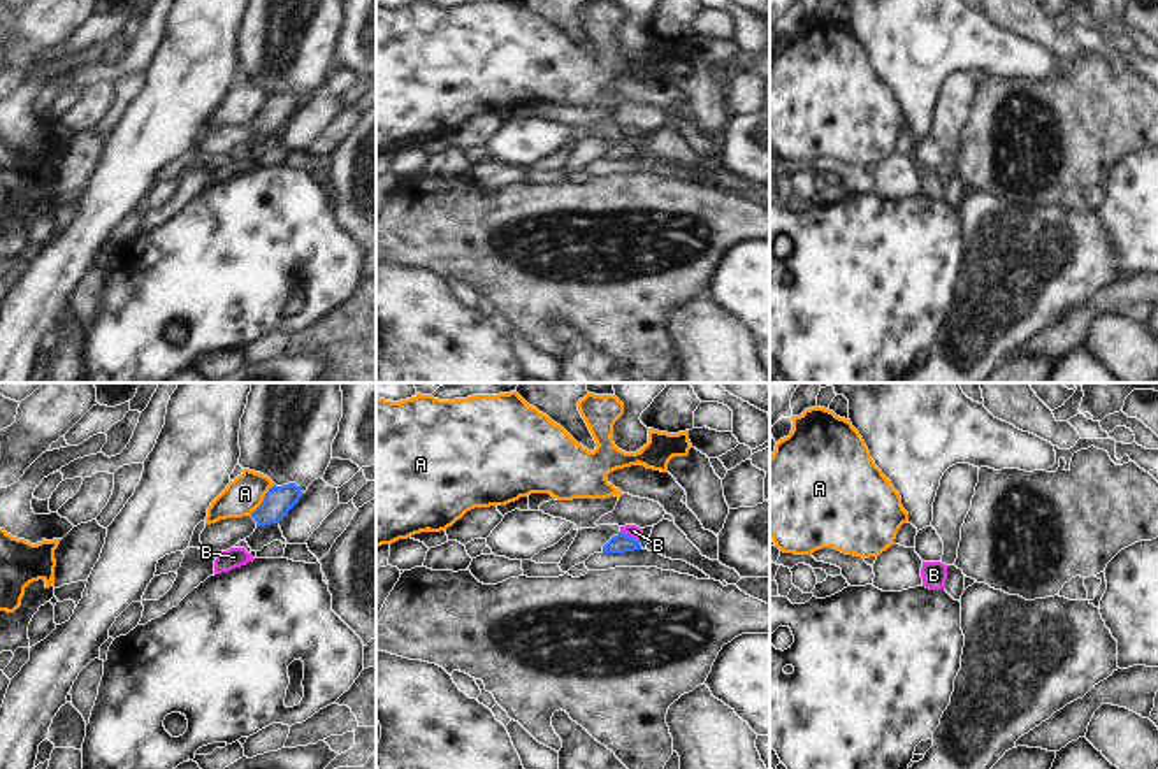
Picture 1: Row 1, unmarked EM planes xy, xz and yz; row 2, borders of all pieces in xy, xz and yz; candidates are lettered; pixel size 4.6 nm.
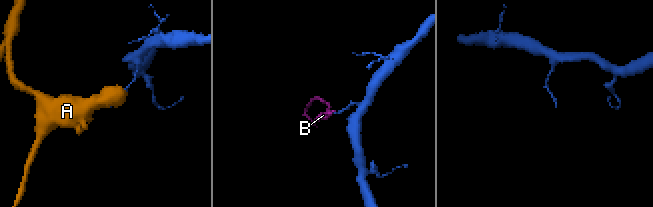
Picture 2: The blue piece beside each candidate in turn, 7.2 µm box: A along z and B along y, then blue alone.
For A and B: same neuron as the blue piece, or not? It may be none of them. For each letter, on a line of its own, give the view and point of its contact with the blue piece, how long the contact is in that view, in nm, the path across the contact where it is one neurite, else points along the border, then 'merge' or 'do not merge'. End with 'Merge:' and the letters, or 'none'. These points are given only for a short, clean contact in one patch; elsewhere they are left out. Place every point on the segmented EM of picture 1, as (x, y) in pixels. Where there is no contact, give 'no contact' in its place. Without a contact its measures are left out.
A: meets blue in xy at (264, 499); contact 190 nm long; border along xy (275, 485), (248, 515); do not merge
B: meets blue in xz at (629, 536); contact 100 nm long; runs through xz (621, 543), (629, 536), (633, 531); merge
Merge: B

